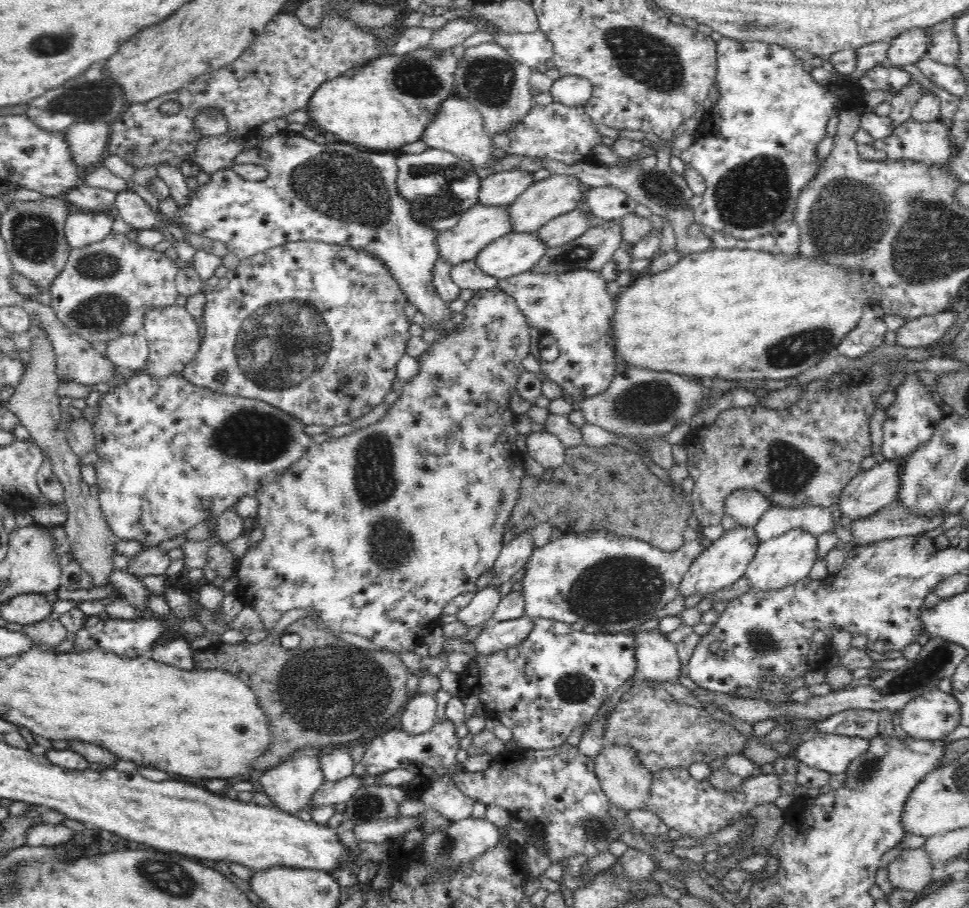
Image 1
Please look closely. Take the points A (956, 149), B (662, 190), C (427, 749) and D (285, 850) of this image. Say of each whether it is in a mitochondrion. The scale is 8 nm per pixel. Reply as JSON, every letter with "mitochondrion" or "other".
{"A":"other","B":"mitochondrion","C":"other","D":"other"}

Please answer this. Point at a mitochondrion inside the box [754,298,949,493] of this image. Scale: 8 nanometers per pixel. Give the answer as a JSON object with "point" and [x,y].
{"point":[788,352]}

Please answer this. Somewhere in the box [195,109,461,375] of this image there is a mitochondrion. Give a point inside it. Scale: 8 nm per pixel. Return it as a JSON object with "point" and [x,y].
{"point":[340,183]}

